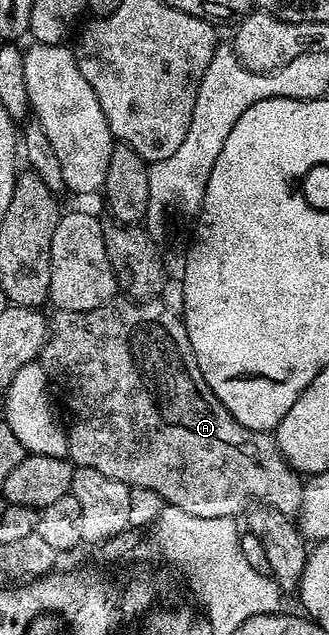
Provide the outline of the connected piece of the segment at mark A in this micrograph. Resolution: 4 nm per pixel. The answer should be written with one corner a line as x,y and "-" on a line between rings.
116,297
97,309
55,311
53,322
49,327
47,343
43,347
41,364
47,371
50,382
56,388
59,386
63,390
63,399
67,402
68,409
71,410
71,423
69,421
69,426
66,428
67,454
75,467
97,469
97,473
105,473
105,477
113,477
117,481
127,484
130,488
151,489
154,493
160,495
164,504
176,506
177,509
183,509
196,517
239,517
252,504
272,507
292,517
298,516
302,512
304,480
299,472
294,471
287,464
287,458
279,452
279,447
275,444
274,434
270,431
254,431
245,425
241,425
229,413
229,409
225,409
225,405
221,405
221,401
217,401
213,389
209,389
209,385
197,365
197,357
193,353
193,345
189,345
189,333
185,329
182,318
172,310
167,309
162,302
136,301
126,297

